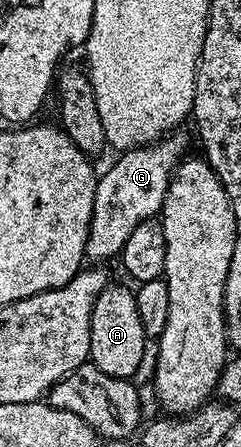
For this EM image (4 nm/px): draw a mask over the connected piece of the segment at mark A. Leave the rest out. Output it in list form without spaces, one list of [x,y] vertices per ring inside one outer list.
[[[112,283],[97,298],[91,315],[91,354],[90,363],[97,370],[113,378],[126,380],[134,377],[134,372],[143,364],[143,351],[149,344],[149,337],[143,332],[141,318],[137,315],[135,293],[129,287]]]

